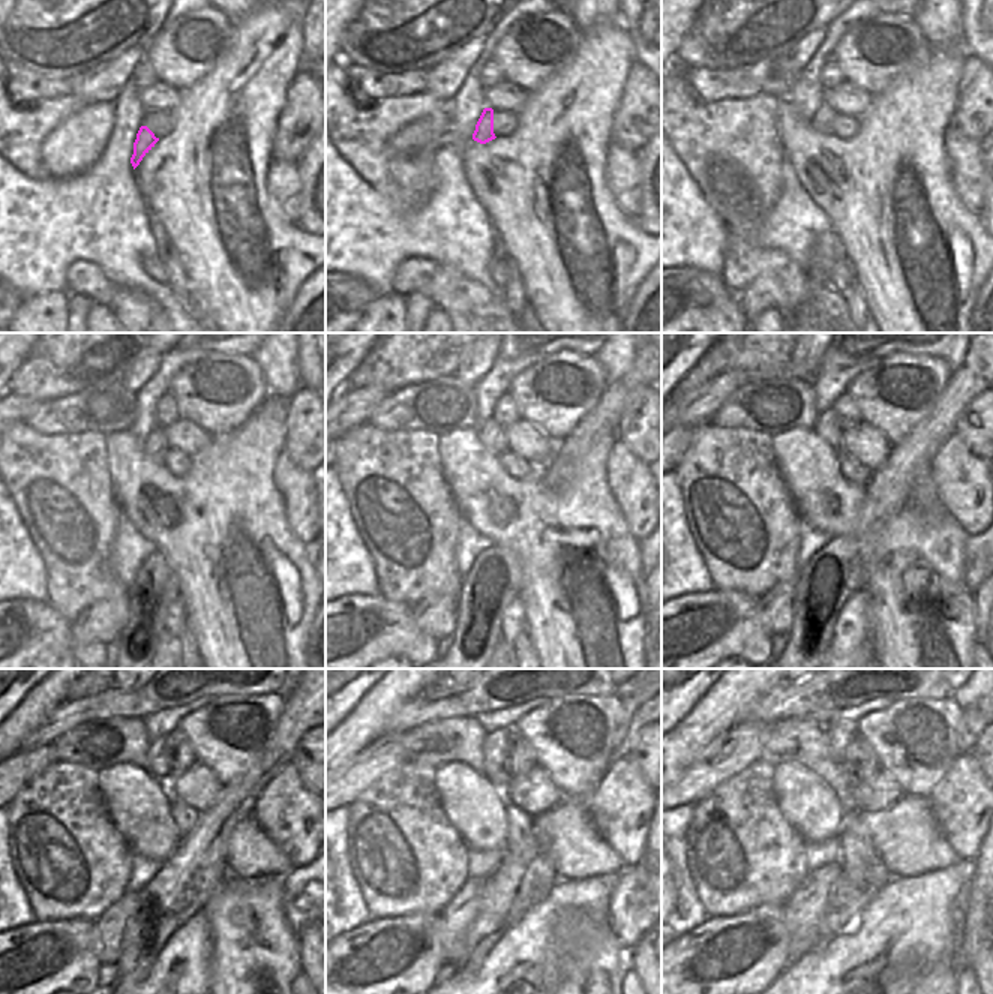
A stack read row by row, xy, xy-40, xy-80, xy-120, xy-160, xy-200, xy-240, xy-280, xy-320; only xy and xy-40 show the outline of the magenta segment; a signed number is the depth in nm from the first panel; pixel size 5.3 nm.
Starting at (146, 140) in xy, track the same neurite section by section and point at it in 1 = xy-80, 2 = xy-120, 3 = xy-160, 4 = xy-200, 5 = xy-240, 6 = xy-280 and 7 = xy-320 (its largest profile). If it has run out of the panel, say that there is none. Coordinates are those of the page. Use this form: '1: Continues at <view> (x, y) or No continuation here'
1: Continues at xy-80 (822, 120)
2: Continues at xy-120 (155, 446)
3: Continues at xy-160 (492, 435)
4: Continues at xy-200 (827, 426)
5: Continues at xy-240 (158, 766)
6: Continues at xy-280 (497, 742)
7: Continues at xy-320 (840, 735)

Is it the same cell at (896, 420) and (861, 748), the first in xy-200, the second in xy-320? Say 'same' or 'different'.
different

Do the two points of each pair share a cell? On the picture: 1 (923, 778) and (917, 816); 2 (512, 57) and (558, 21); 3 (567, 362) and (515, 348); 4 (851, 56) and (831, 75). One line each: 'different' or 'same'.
1: different
2: same
3: different
4: different

